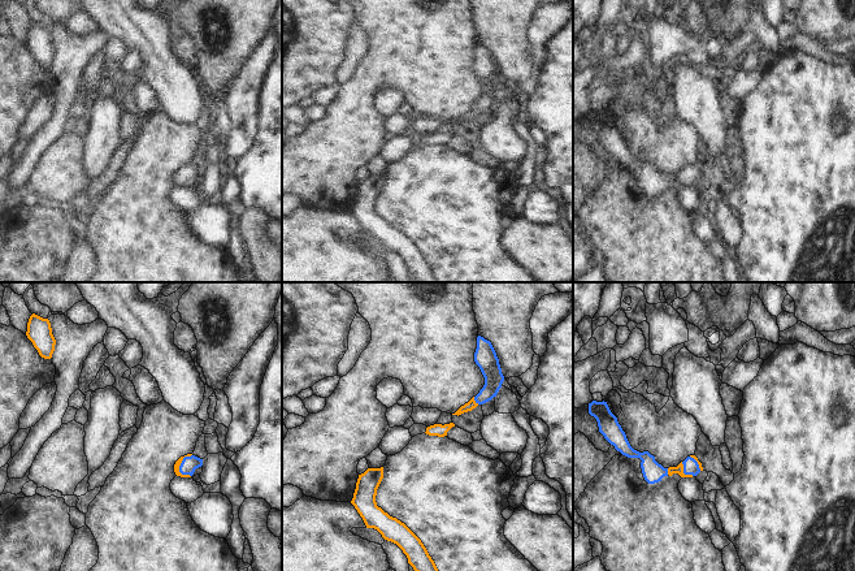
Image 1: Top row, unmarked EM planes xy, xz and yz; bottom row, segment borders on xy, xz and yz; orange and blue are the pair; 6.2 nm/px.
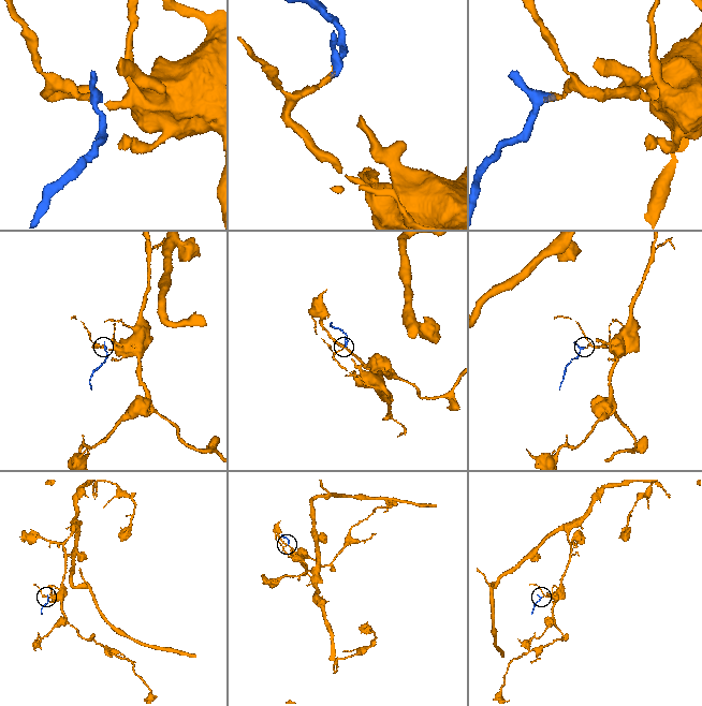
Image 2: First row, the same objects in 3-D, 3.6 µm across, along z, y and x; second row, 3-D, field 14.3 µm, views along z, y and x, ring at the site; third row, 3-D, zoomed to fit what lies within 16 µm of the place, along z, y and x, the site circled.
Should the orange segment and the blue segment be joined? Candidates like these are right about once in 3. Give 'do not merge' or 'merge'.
merge

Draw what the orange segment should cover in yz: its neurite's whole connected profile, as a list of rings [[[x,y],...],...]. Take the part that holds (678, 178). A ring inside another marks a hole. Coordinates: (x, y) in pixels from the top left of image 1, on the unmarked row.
[[[593,109],[589,112],[589,122],[596,127],[599,140],[617,160],[628,166],[639,166],[642,169],[642,182],[648,193],[659,191],[664,185],[672,185],[673,182],[678,182],[681,186],[693,186],[703,179],[702,172],[695,164],[687,165],[677,176],[664,177],[648,160],[639,161],[634,159],[607,111]]]

